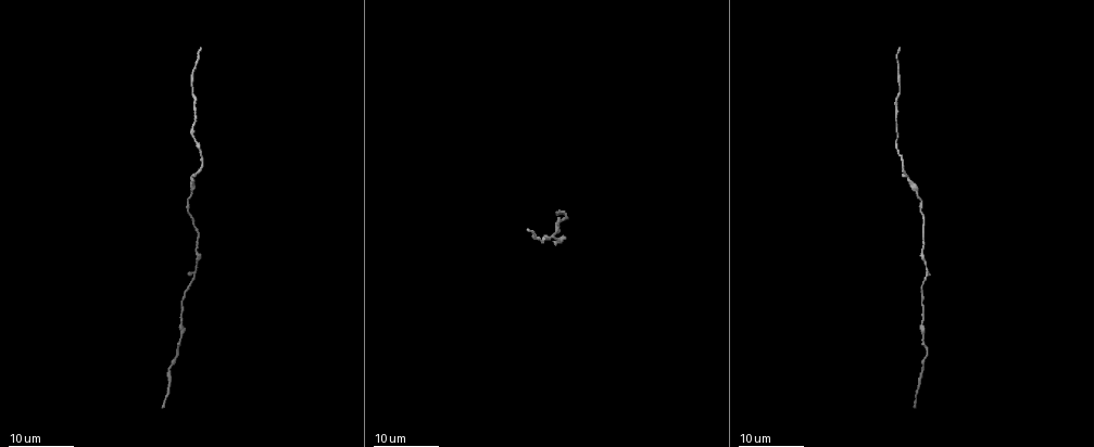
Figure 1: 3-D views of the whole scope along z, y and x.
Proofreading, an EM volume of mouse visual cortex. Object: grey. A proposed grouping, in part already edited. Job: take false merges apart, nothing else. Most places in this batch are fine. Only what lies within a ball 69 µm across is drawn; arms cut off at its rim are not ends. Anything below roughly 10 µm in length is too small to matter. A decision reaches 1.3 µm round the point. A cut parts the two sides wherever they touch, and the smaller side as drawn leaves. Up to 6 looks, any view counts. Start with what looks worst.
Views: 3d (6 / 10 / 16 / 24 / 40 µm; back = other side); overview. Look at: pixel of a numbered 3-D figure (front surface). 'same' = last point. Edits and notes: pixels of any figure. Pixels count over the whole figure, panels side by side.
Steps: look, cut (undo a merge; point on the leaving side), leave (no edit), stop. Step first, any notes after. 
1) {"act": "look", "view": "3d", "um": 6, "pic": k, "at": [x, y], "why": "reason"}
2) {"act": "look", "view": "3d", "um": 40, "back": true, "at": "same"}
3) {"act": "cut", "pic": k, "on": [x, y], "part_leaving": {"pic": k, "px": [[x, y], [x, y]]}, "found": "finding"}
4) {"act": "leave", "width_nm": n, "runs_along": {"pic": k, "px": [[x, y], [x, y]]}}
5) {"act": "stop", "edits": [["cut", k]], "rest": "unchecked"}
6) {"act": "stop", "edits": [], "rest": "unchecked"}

{"act": "look", "view": "3d", "um": 16, "pic": 1, "at": [558, 224], "why": "two arms at a narrow angle"}

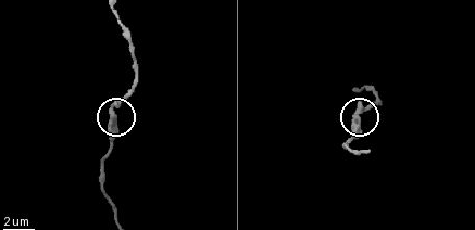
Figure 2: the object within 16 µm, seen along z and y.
{"act": "look", "view": "3d", "um": 10, "pic": 2, "at": [358, 116]}

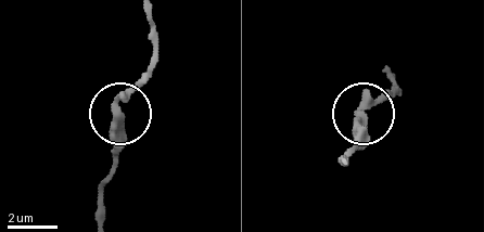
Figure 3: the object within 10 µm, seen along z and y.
{"act": "leave", "width_nm": 280, "found": "all the same neuron"}

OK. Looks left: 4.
{"act": "look", "view": "3d", "um": 24, "pic": 1, "at": [183, 318], "why": "thick turns thin"}

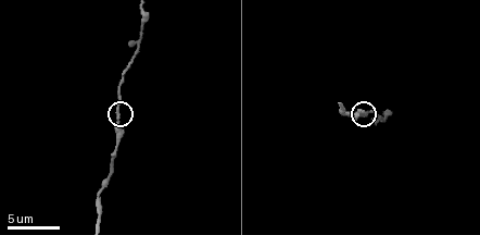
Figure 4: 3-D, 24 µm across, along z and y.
{"act": "look", "view": "3d", "um": 6, "pic": 4, "at": [118, 119]}

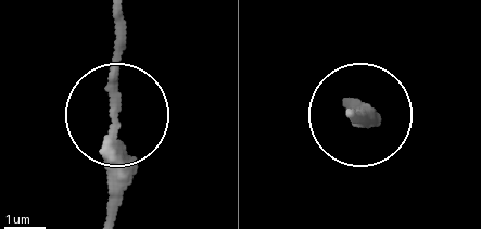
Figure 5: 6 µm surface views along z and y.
{"act": "leave", "width_nm": 210, "runs_along": {"pic": 5, "px": [[123, 20], [112, 216]]}, "found": "one neuron here"}

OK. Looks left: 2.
{"act": "look", "view": "3d", "um": 24, "pic": 1, "at": [190, 214], "why": "calibre changes"}

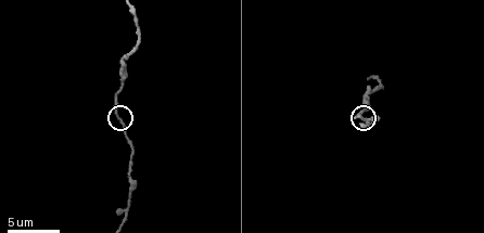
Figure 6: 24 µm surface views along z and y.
{"act": "look", "view": "3d", "um": 10, "pic": 6, "at": [120, 118]}

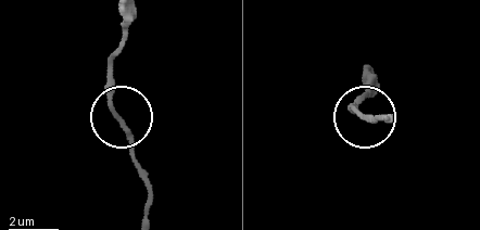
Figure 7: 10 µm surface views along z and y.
{"act": "leave", "runs_along": {"pic": 7, "px": [[135, 163], [133, 133], [110, 97], [110, 55]]}, "found": "one neuron here"}

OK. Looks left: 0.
{"act": "stop", "edits": [], "rest": "unchecked"}

